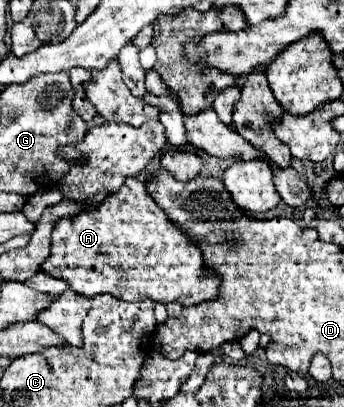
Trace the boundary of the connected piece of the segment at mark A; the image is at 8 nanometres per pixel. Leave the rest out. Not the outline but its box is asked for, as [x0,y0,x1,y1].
[44,179,220,307]

